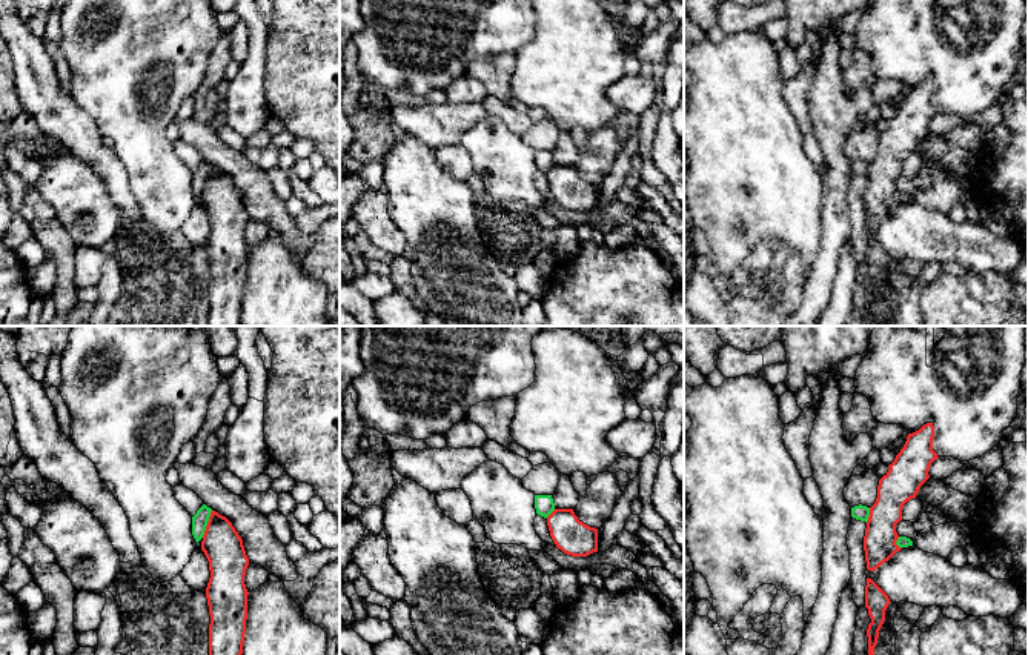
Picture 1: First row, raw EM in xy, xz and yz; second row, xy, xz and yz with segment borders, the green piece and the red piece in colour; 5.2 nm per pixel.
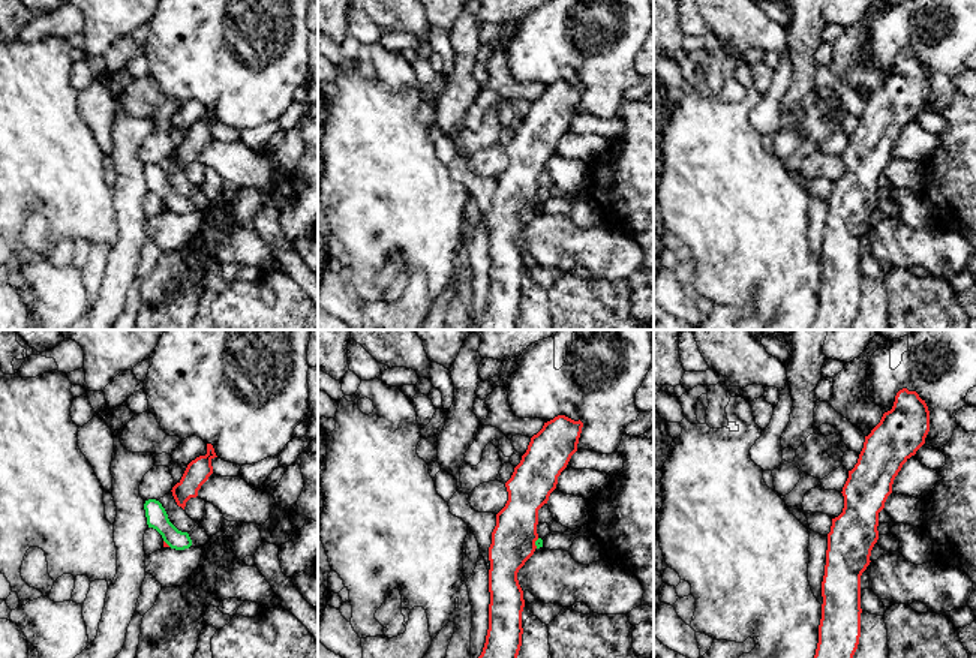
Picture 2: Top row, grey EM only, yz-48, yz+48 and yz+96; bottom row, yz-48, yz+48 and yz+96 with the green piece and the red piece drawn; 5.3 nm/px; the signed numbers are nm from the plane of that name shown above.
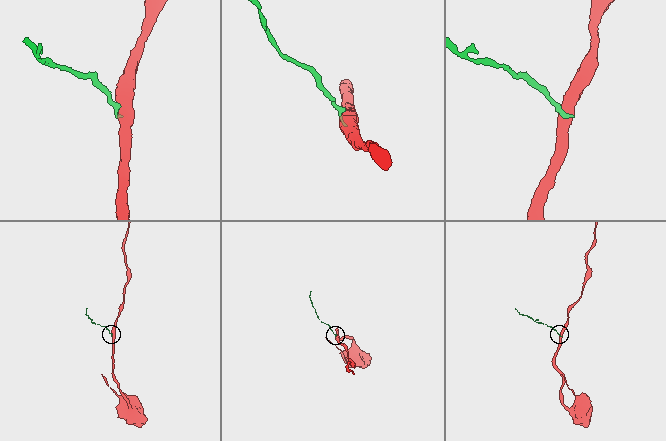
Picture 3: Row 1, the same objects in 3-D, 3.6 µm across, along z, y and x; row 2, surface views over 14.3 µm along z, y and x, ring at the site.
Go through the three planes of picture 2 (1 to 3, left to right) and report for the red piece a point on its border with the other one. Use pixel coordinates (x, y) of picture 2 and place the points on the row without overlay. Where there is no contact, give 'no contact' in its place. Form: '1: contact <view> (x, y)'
1: contact yz-48 (167, 207)
2: contact yz+48 (535, 207)
3: no contact

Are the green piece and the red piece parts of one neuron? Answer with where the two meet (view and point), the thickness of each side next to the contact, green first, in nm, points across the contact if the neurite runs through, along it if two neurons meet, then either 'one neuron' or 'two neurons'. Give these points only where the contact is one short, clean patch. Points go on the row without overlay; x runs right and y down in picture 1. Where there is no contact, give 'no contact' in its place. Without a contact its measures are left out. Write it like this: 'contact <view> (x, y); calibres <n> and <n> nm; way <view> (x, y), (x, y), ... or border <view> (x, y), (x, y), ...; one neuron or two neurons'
contact xy (206, 180); calibres 80 and 200 nm; border xy (212, 166), (202, 192); two neurons

